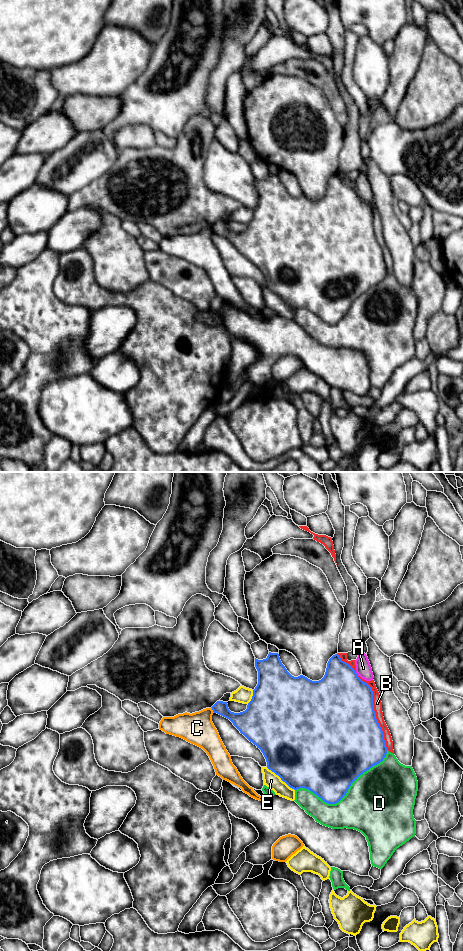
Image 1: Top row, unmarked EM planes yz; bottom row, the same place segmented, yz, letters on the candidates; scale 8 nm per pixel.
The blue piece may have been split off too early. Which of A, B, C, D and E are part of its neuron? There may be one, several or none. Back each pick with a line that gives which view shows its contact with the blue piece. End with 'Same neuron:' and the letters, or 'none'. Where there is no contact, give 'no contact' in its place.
Same neuron: none

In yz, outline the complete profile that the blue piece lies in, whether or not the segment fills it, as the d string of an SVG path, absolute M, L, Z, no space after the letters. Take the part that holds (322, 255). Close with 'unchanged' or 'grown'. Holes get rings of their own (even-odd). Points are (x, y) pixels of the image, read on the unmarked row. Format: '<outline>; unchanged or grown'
M269 172L267 178L263 180L255 178L255 187L258 191L258 204L253 210L253 216L247 225L247 229L240 233L234 233L229 230L227 222L217 221L211 227L213 232L229 239L241 254L256 265L266 279L267 288L278 295L290 308L294 310L305 308L328 324L338 323L346 315L351 304L364 292L382 282L387 274L384 254L374 231L372 208L358 197L355 190L348 183L341 180L338 173L329 179L325 195L319 201L312 201L303 195L292 196L282 184L278 173Z; unchanged

